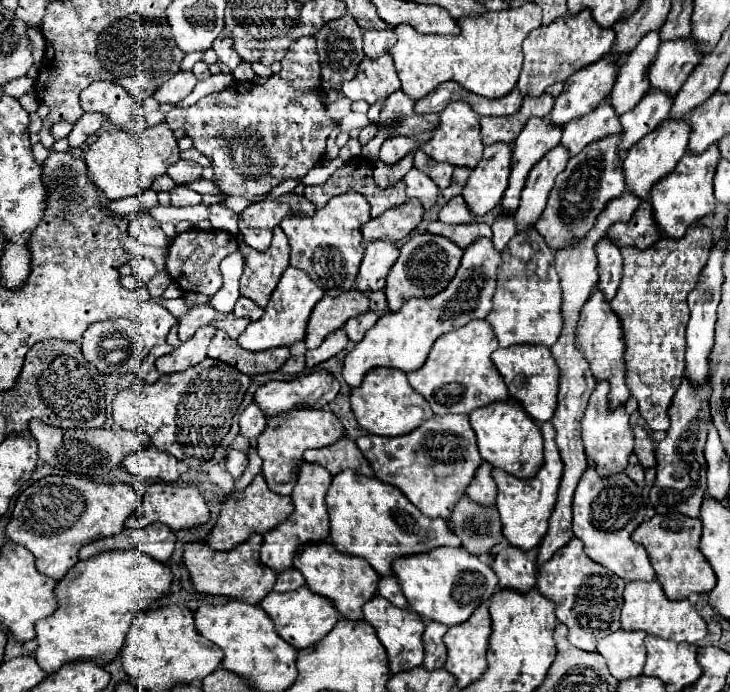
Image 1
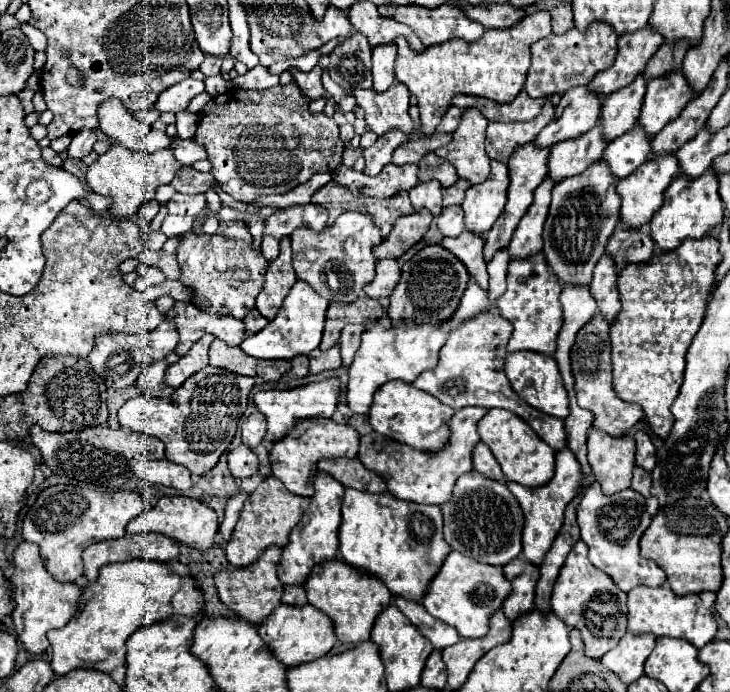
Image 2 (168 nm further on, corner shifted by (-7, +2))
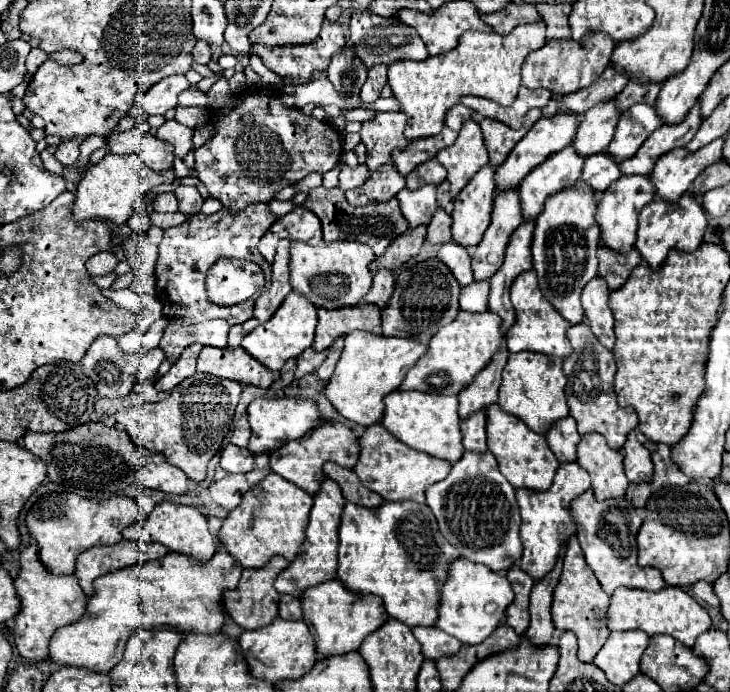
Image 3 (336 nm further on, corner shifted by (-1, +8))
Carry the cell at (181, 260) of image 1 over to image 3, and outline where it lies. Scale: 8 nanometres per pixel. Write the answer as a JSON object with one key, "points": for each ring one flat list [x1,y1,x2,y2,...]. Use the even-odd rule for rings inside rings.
{"points":[[251,204,239,216,231,216,227,210,219,210,211,216,197,214,189,220,185,220,179,226,167,228,163,232,163,240,159,244,159,258,155,264,155,276,157,276,157,298,163,304,163,316,167,320,181,318,183,324,199,324,211,318,227,320,231,326,243,324,245,320,253,318,253,308,243,304,235,306,217,306,211,304,205,298,205,274,219,258,245,258,261,266,266,283,271,282,271,264,261,258,257,250,257,242,261,236,271,228,271,224,277,220,267,204]]}

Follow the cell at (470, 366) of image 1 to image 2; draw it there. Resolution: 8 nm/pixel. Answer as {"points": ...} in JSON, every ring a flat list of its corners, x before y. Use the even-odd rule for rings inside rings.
{"points":[[483,312,483,314,467,320,465,324,461,324,459,328,455,328,449,334,445,346,439,352,437,368,423,372,413,382,413,386,429,392,439,402,451,406,453,410,459,410,465,406,479,406,479,408,487,408,487,410,489,408,511,410,517,416,521,416,539,434,539,438,543,438,553,450,561,450,567,446,563,420,551,418,551,416,535,410,533,406,527,406,515,394,515,390,511,390,511,384,507,382,503,362,505,362,505,354,507,354,505,346,511,338,511,332,513,332,511,322,507,322,505,318,499,318,497,312]]}

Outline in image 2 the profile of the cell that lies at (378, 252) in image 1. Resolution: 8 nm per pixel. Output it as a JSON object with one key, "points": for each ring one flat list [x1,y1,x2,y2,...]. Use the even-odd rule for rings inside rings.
{"points":[[385,258,385,260,377,260,377,268,375,268,375,278,373,282,369,282,363,292,369,298,383,298,389,296,395,288,395,284,399,282,399,264,397,258]]}

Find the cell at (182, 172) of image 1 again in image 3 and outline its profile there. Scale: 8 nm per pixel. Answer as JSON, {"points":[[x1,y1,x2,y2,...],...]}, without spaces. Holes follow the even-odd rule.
{"points":[[177,186,175,196,179,200,179,212,185,216,195,216,199,214,203,206,203,196,195,186]]}

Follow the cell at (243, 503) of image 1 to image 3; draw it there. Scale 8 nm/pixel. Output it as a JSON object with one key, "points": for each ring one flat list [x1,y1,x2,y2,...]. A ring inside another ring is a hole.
{"points":[[269,474,259,482,257,488,245,492,241,504,229,512,215,534,217,542,243,568,263,568,273,556,285,556,289,562,293,562,305,540,311,506,313,496,305,494,305,490,277,474]]}

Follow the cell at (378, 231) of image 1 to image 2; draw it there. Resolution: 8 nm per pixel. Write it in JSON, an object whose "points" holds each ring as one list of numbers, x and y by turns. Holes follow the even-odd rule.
{"points":[[419,210,419,212,399,216,387,240,381,240,381,244,375,246,375,258,377,260,387,256,399,258,405,250,409,250,425,236,431,220,433,220,433,214,429,210]]}

